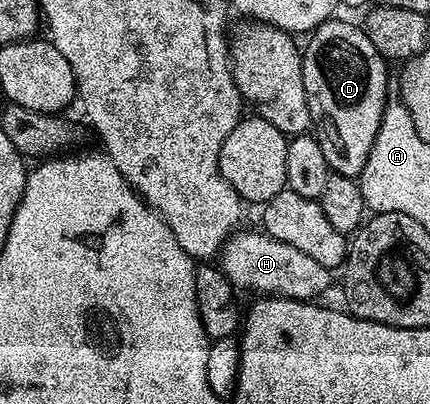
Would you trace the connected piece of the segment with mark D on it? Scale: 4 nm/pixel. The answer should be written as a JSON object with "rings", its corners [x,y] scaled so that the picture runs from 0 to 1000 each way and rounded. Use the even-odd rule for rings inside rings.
{"rings":[[[765,45],[721,79],[716,97],[723,99],[700,126],[705,198],[728,324],[756,379],[756,399],[777,431],[826,443],[858,399],[877,319],[886,319],[891,275],[905,252],[905,156],[877,131],[842,64],[823,67],[788,45]]]}

